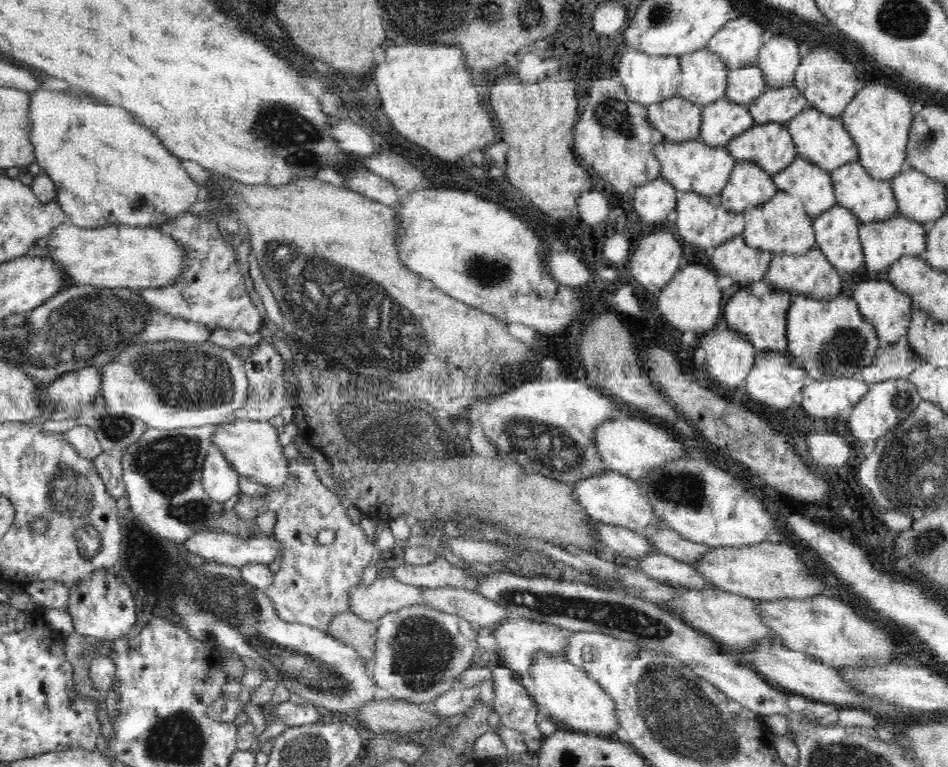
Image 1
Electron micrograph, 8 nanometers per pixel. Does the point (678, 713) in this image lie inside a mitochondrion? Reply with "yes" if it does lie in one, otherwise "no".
yes

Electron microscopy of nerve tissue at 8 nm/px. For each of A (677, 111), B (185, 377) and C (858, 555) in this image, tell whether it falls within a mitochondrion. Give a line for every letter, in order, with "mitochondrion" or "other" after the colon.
A: other
B: mitochondrion
C: other

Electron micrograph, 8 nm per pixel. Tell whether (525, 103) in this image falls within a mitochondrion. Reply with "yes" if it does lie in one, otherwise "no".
no

